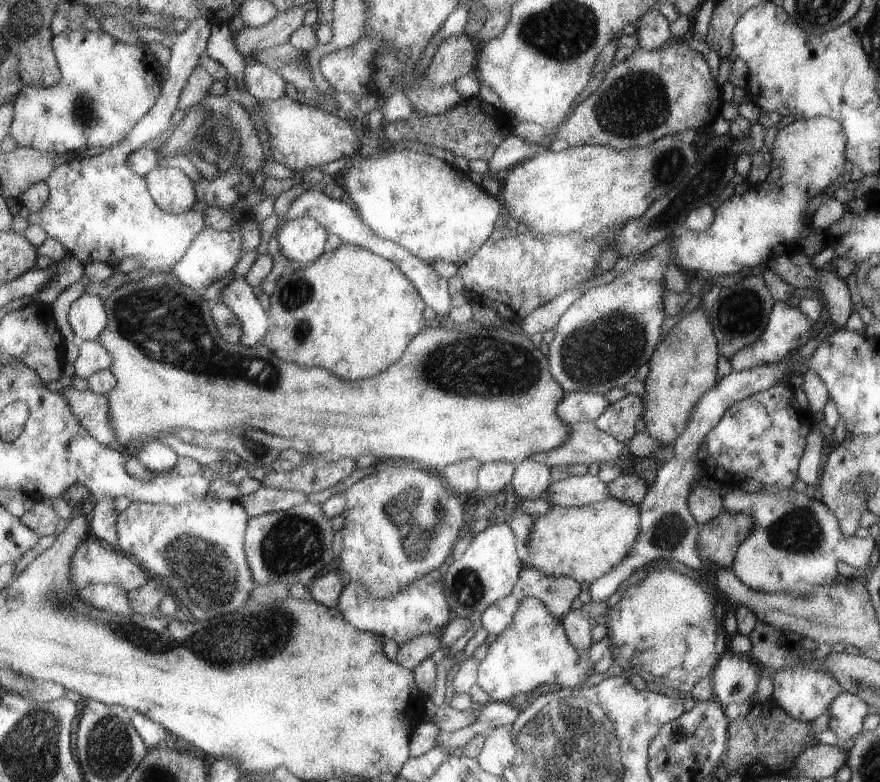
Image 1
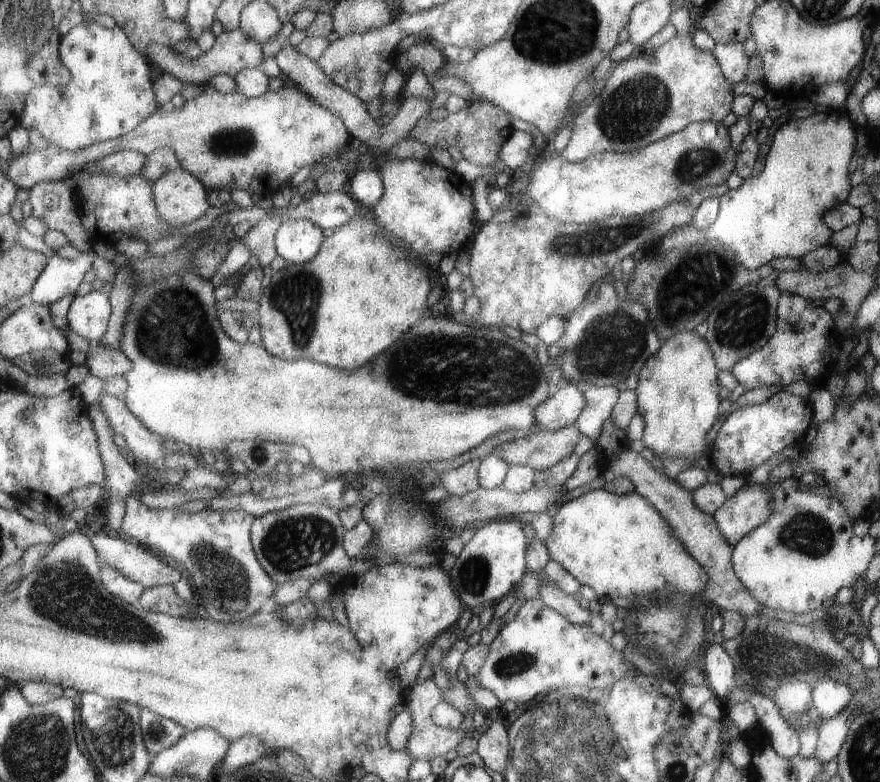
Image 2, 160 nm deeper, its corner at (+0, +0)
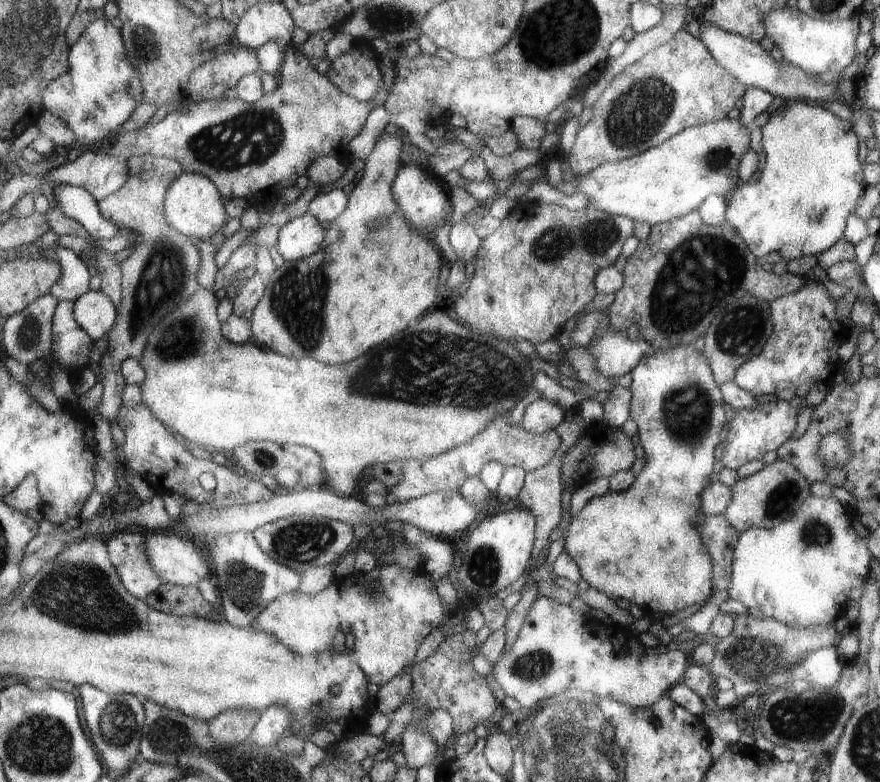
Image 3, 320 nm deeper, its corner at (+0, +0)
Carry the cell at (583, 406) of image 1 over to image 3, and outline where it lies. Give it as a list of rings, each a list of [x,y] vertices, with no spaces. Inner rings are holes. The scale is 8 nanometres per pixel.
[[[538,398],[526,408],[519,425],[534,433],[544,433],[555,429],[565,415],[566,410],[557,404]]]

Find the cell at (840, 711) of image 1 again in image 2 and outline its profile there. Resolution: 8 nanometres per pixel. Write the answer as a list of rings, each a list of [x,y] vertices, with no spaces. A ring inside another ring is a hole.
[[[829,677],[820,678],[812,684],[810,699],[813,710],[816,710],[823,720],[835,716],[849,702],[852,690],[839,681]]]

